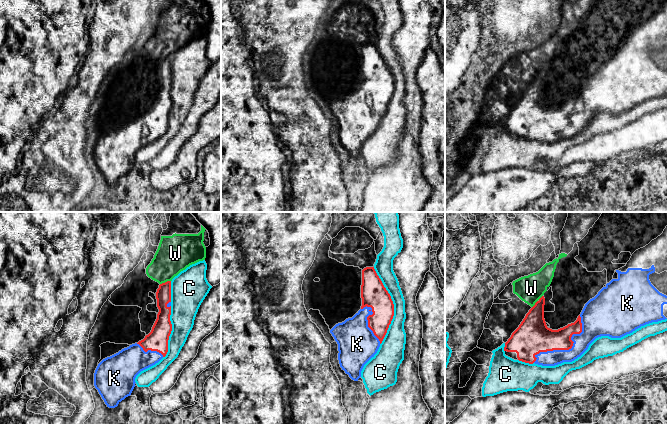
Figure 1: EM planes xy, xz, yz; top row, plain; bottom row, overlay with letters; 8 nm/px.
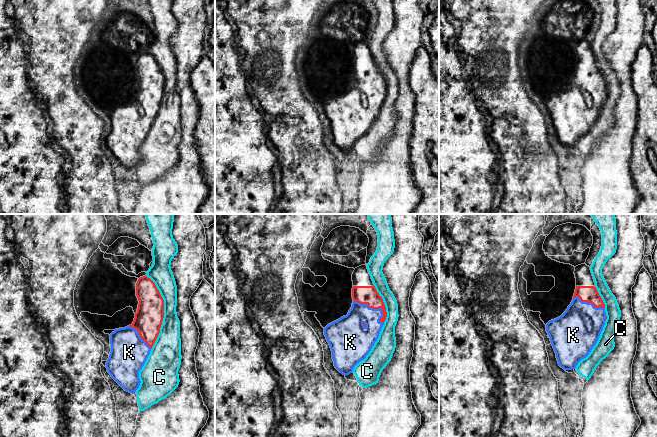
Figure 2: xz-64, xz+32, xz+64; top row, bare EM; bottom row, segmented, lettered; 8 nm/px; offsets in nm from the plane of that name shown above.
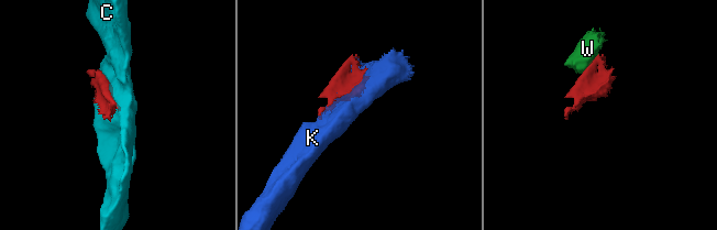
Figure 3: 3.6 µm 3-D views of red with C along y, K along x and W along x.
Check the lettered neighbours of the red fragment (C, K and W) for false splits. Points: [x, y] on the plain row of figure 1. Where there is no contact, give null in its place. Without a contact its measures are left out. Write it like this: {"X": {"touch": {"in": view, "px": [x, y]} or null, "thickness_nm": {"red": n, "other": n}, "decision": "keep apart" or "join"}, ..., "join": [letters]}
{"C": {"touch": {"in": "xz", "px": [393, 82]}, "thickness_nm": {"red": 200, "other": 160}, "decision": "keep apart"}, "K": {"touch": {"in": "yz", "px": [568, 125]}, "thickness_nm": {"red": 220, "other": 160}, "decision": "keep apart"}, "W": {"touch": {"in": "yz", "px": [537, 77]}, "thickness_nm": {"red": 240, "other": 220}, "decision": "keep apart"}, "join": []}

